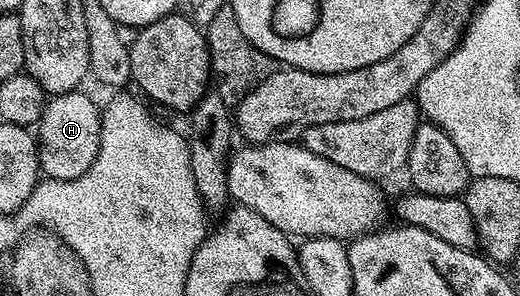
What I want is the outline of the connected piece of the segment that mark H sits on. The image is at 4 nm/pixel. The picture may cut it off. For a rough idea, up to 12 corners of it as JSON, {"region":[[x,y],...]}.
{"region":[[56,94],[37,123],[39,165],[73,180],[99,151],[100,107]]}

